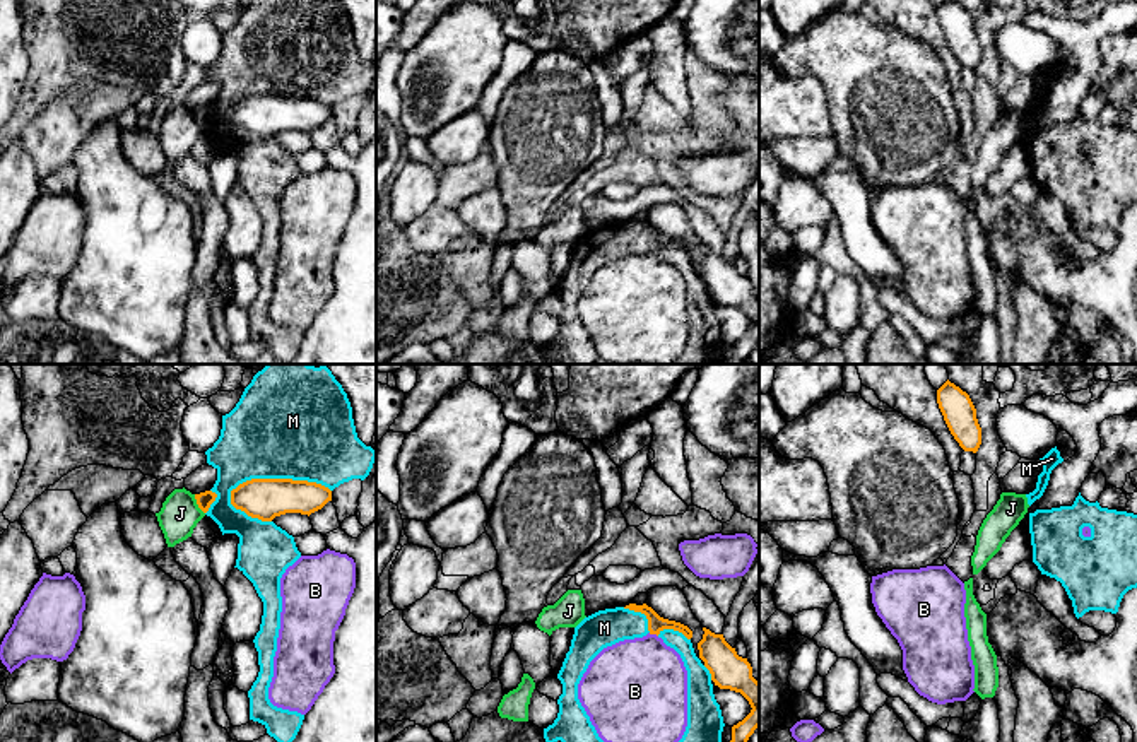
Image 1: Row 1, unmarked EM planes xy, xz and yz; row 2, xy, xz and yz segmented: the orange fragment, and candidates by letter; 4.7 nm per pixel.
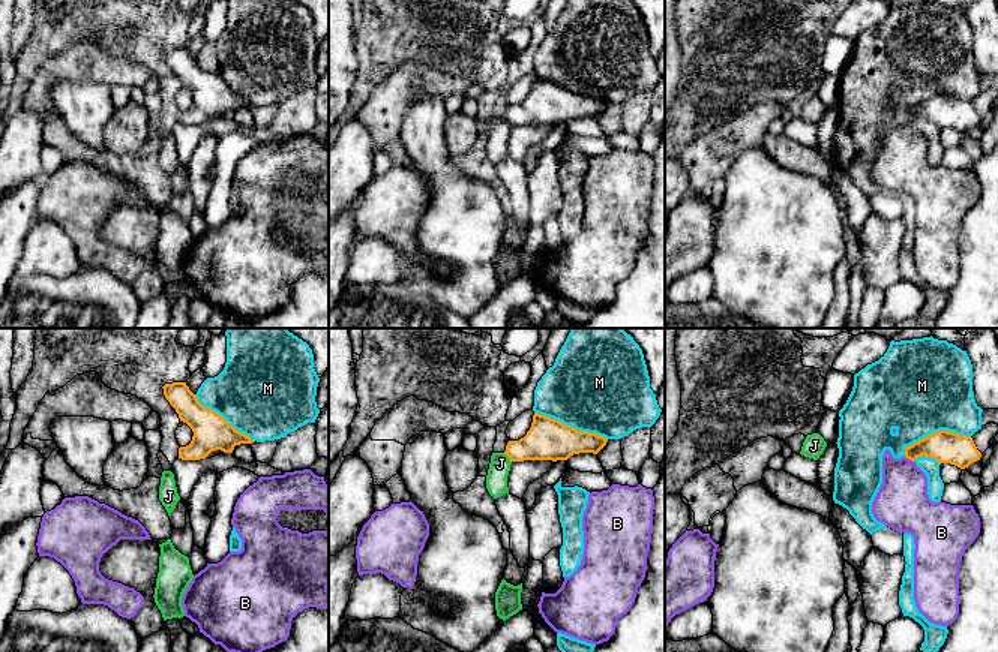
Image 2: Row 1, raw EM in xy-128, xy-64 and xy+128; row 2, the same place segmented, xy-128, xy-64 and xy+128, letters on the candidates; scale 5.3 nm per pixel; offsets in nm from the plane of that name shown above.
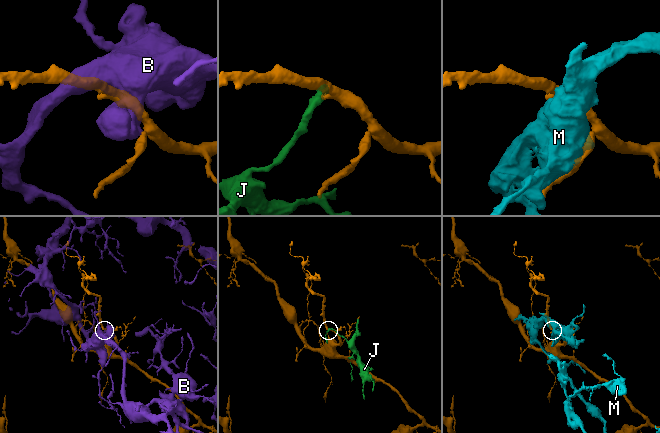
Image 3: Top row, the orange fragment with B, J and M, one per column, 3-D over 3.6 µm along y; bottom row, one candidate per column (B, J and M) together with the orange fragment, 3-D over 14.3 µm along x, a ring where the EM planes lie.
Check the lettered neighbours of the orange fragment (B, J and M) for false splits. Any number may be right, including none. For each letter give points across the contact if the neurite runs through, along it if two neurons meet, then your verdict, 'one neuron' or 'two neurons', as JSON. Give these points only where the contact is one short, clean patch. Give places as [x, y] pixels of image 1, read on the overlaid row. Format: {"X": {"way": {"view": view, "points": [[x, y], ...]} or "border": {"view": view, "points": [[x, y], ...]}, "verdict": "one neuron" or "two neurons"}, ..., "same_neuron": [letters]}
{"B": {"verdict": "two neurons"}, "J": {"border": {"view": "xy", "points": [[194, 494], [204, 513]]}, "verdict": "two neurons"}, "M": {"verdict": "two neurons"}, "same_neuron": []}

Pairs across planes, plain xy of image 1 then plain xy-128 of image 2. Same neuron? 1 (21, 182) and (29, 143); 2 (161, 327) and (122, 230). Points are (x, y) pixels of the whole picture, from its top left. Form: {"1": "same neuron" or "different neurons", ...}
{"1": "same neuron", "2": "same neuron"}

